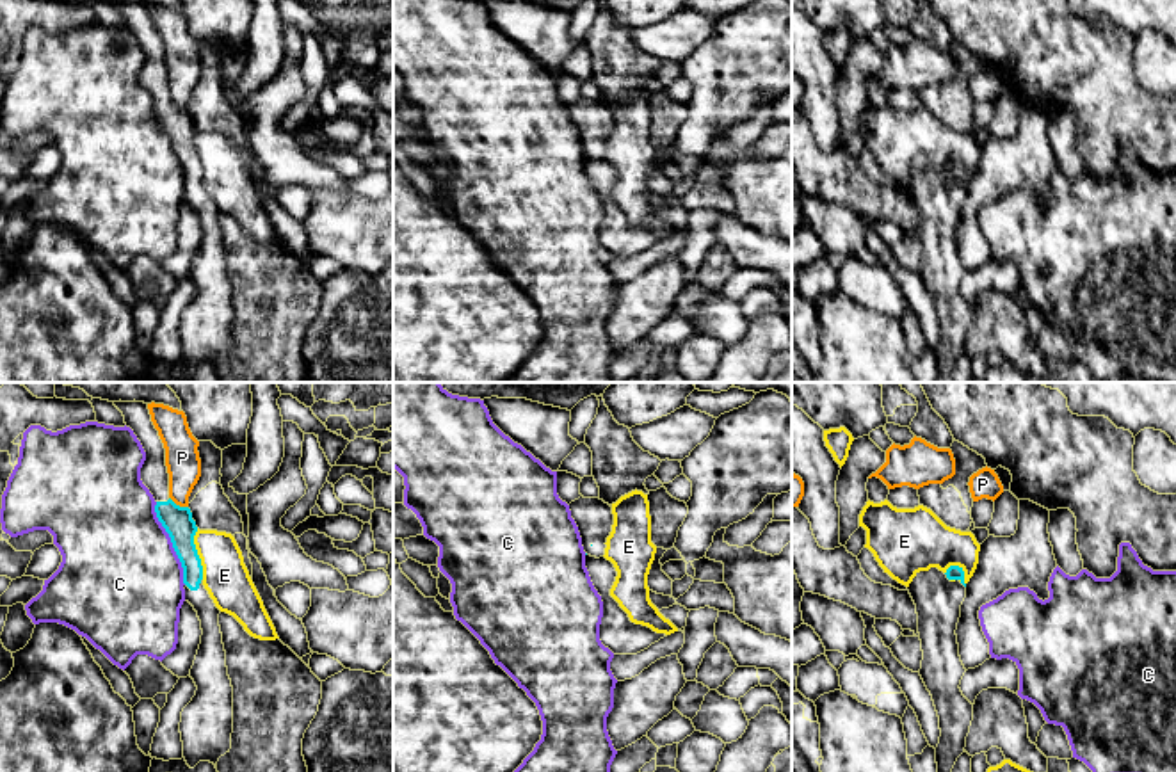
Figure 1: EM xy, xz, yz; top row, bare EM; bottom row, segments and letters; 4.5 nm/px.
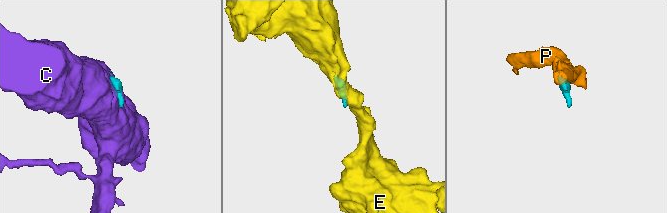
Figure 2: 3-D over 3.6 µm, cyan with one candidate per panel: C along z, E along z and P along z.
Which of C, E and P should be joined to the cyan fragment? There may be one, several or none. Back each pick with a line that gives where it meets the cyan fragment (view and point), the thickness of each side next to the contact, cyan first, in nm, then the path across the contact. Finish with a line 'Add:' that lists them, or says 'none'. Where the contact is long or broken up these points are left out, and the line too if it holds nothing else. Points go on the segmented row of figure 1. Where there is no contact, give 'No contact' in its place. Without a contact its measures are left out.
Add: none

